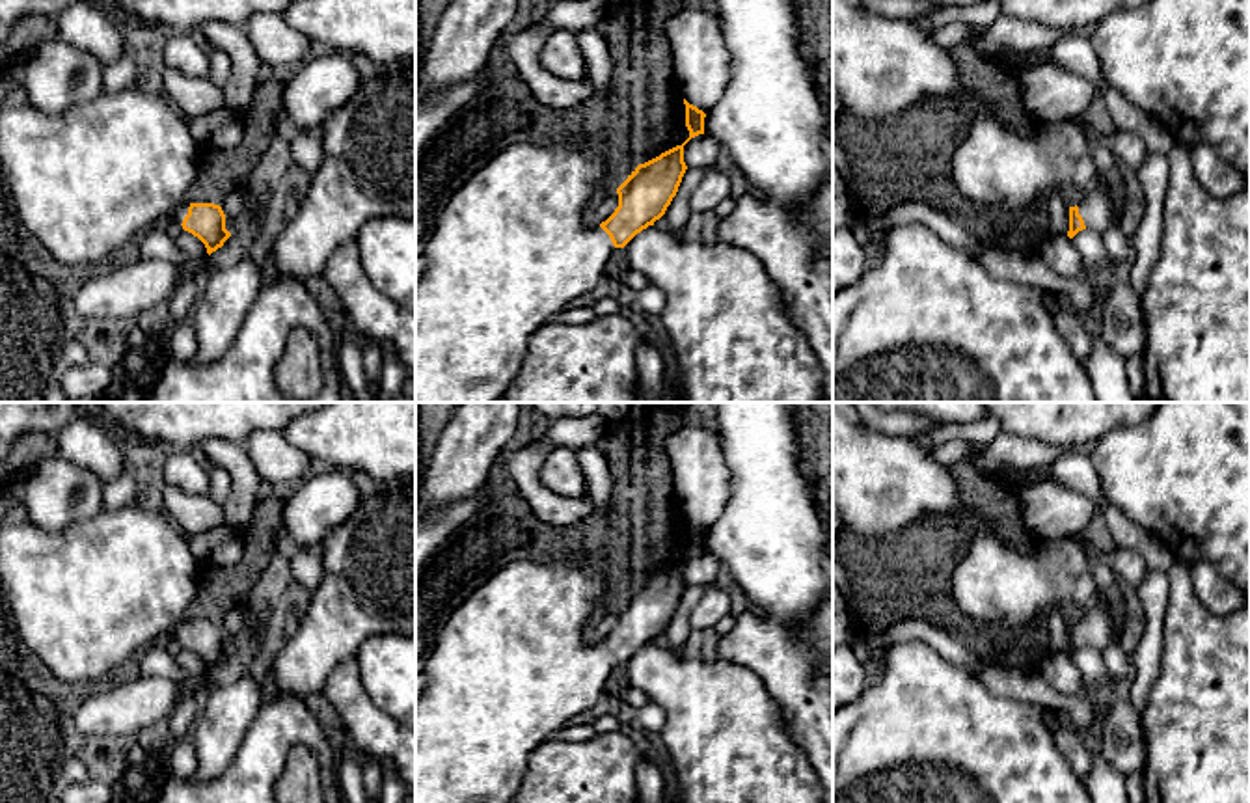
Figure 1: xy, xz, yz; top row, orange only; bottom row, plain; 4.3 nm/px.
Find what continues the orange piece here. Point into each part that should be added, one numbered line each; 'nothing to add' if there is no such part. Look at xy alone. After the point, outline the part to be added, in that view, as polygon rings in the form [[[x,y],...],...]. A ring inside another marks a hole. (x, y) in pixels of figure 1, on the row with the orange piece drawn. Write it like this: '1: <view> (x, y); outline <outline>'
1: xy (84, 181); outline [[[136,84],[117,93],[102,91],[60,114],[45,114],[17,97],[0,108],[0,164],[13,211],[22,229],[65,265],[101,261],[147,233],[160,218],[183,224],[190,207],[186,192],[199,171],[197,158],[188,119],[162,91],[147,91]]]

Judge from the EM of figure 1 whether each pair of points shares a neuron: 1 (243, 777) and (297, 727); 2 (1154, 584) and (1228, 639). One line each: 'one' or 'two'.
1: one
2: two

